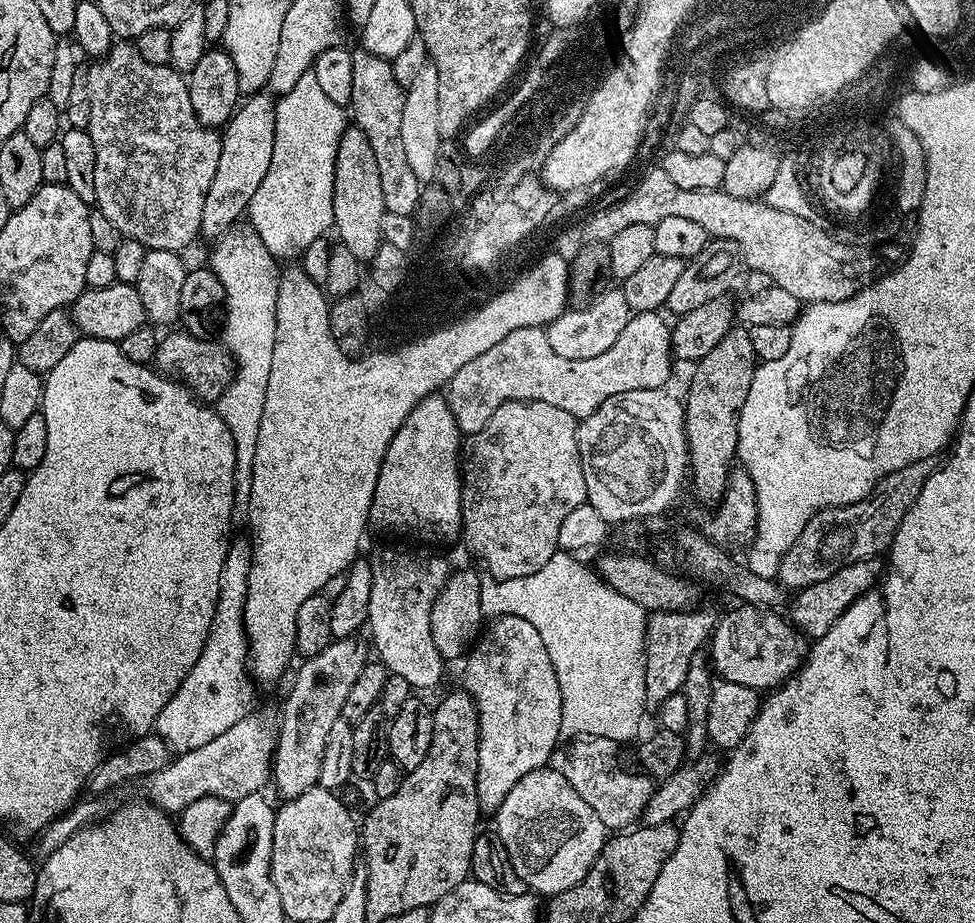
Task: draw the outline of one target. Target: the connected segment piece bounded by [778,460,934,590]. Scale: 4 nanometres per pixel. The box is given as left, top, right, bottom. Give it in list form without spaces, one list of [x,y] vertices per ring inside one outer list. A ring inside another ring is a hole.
[[[932,460],[910,462],[910,466],[902,466],[902,470],[894,470],[886,478],[879,480],[876,483],[876,489],[865,500],[859,500],[853,504],[839,504],[833,508],[823,508],[820,512],[814,513],[810,522],[806,522],[802,534],[798,534],[798,538],[794,538],[794,546],[790,546],[790,550],[786,550],[786,554],[782,558],[778,573],[780,583],[784,585],[785,589],[799,590],[814,582],[822,582],[822,578],[830,578],[830,574],[842,570],[842,566],[850,566],[854,562],[879,557],[891,545],[902,518],[906,518],[906,514],[914,506],[918,494],[922,494],[922,486],[926,486],[933,471]]]

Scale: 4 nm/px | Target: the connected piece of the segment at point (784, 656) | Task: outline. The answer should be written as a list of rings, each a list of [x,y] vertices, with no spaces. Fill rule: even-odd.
[[[743,602],[735,605],[737,608],[729,610],[725,616],[721,615],[716,621],[715,628],[710,633],[710,663],[713,673],[719,679],[726,682],[734,682],[743,688],[755,688],[757,690],[775,690],[788,679],[795,676],[804,663],[810,647],[809,641],[803,632],[799,632],[791,619],[784,620],[779,611],[770,608],[759,608],[757,604]]]

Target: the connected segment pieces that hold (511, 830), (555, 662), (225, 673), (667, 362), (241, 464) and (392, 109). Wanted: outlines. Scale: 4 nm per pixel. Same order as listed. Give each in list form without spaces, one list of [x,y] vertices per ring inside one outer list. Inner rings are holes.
[[[552,766],[530,770],[526,778],[520,779],[508,791],[506,798],[502,798],[502,806],[498,806],[494,820],[494,830],[502,838],[502,846],[506,846],[506,854],[510,854],[510,862],[514,862],[514,870],[518,870],[518,878],[522,878],[525,889],[544,898],[557,896],[562,890],[570,890],[578,882],[582,882],[582,878],[586,878],[590,866],[604,849],[606,829],[602,818],[598,818],[598,814],[590,810],[582,794],[578,794],[578,790],[570,786],[567,775],[560,770],[555,772]]]
[[[558,550],[554,554],[554,558],[550,558],[550,562],[546,562],[546,566],[542,566],[542,570],[538,570],[529,576],[522,578],[510,578],[509,580],[498,580],[495,576],[488,574],[481,579],[481,610],[483,615],[488,618],[498,616],[517,616],[518,618],[526,618],[526,622],[530,622],[530,626],[534,626],[538,630],[538,634],[542,634],[542,646],[546,646],[546,654],[549,655],[552,663],[554,674],[558,682],[558,690],[562,700],[562,722],[560,723],[560,734],[564,738],[606,738],[610,742],[616,740],[632,740],[640,732],[640,719],[646,713],[646,674],[644,673],[644,630],[646,627],[646,609],[641,604],[634,603],[633,599],[626,598],[626,594],[618,594],[618,590],[614,590],[605,580],[601,580],[591,567],[588,568],[582,564],[573,553]]]
[[[233,535],[228,541],[226,550],[226,562],[222,562],[222,578],[218,578],[218,606],[214,610],[214,622],[210,622],[208,641],[198,658],[194,662],[194,670],[190,670],[188,677],[178,686],[174,698],[162,706],[162,714],[156,719],[155,731],[157,735],[167,741],[169,747],[176,752],[198,749],[218,738],[230,730],[235,722],[253,711],[252,684],[250,675],[250,657],[248,654],[248,634],[244,628],[244,607],[246,606],[246,594],[248,593],[248,579],[250,578],[250,566],[252,565],[252,541],[247,535]]]
[[[660,312],[633,314],[626,322],[622,334],[618,334],[614,346],[610,346],[610,350],[597,354],[594,358],[562,358],[562,354],[554,354],[554,349],[550,347],[548,341],[547,331],[543,327],[519,328],[506,334],[506,338],[490,346],[486,354],[478,354],[474,362],[466,362],[466,366],[462,366],[462,370],[458,370],[458,374],[454,374],[454,378],[447,385],[448,405],[452,408],[461,433],[471,434],[482,430],[490,414],[494,414],[494,410],[498,410],[502,402],[511,400],[550,402],[550,406],[559,406],[561,410],[566,410],[566,414],[583,418],[594,414],[594,410],[598,410],[598,406],[602,406],[606,398],[614,398],[614,394],[622,394],[626,390],[664,388],[667,380],[672,376],[674,357],[672,355],[672,330],[669,321],[664,321],[662,317]]]
[[[233,226],[211,246],[212,260],[210,267],[218,278],[222,278],[224,299],[228,317],[224,320],[224,337],[222,343],[232,357],[235,368],[232,383],[220,395],[218,411],[222,422],[230,430],[236,443],[236,489],[234,490],[234,506],[232,507],[233,525],[248,524],[250,514],[250,482],[254,470],[254,450],[258,450],[258,430],[262,422],[262,406],[266,406],[266,382],[270,382],[270,362],[274,362],[274,342],[276,341],[276,303],[278,302],[278,286],[280,285],[280,272],[276,264],[277,257],[266,250],[262,238],[258,238],[255,228],[251,226]]]
[[[362,46],[352,52],[352,61],[354,62],[354,94],[350,105],[350,116],[355,127],[360,128],[362,134],[366,134],[370,147],[374,149],[374,158],[378,158],[378,174],[382,177],[384,210],[412,216],[419,206],[422,182],[414,174],[414,170],[410,170],[410,162],[406,158],[406,146],[402,146],[402,108],[406,90],[398,84],[398,79],[394,76],[392,61],[378,58],[378,54],[370,54]]]

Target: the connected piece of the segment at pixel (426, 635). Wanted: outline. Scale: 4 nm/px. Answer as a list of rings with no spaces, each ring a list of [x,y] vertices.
[[[380,548],[370,556],[374,586],[370,588],[370,610],[368,611],[367,631],[372,631],[370,644],[380,651],[379,663],[388,669],[391,675],[406,678],[414,690],[432,688],[444,676],[446,661],[434,646],[430,630],[431,608],[450,575],[450,567],[440,556],[415,556],[412,552],[403,552],[400,548]]]

